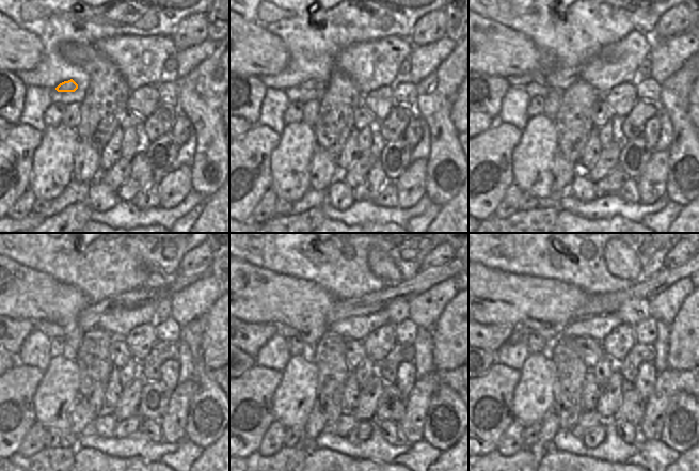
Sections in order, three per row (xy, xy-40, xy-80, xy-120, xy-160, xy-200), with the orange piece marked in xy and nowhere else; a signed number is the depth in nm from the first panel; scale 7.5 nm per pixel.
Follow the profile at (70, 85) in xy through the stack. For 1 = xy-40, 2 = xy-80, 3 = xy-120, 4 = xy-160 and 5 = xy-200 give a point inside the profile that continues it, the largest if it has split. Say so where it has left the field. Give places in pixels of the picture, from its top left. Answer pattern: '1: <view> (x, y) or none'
1: xy-40 (312, 83)
2: xy-80 (561, 80)
3: xy-120 (89, 318)
4: xy-160 (406, 289)
5: xy-200 (597, 304)

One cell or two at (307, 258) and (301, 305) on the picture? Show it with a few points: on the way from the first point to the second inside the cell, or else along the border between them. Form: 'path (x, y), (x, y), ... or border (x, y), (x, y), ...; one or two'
border (280, 272), (286, 276), (308, 279), (327, 291); two

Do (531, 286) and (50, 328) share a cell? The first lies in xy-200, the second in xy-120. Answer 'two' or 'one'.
two

